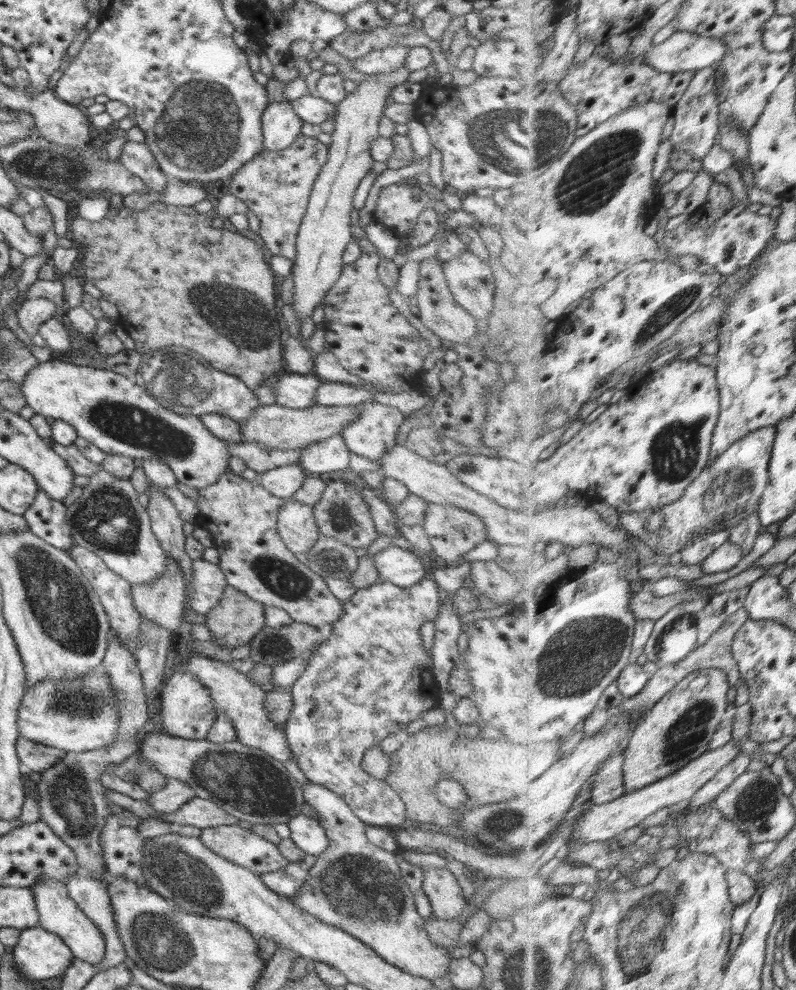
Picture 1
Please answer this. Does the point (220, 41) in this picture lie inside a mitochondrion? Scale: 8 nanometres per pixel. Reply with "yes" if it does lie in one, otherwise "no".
no

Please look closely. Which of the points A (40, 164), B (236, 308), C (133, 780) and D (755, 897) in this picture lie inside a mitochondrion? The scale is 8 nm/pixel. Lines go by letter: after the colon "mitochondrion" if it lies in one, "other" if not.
A: mitochondrion
B: mitochondrion
C: other
D: other

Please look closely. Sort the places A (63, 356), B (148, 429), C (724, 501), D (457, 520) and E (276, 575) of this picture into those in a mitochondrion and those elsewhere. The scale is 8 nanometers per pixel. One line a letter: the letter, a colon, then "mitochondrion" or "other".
A: other
B: mitochondrion
C: mitochondrion
D: mitochondrion
E: mitochondrion

